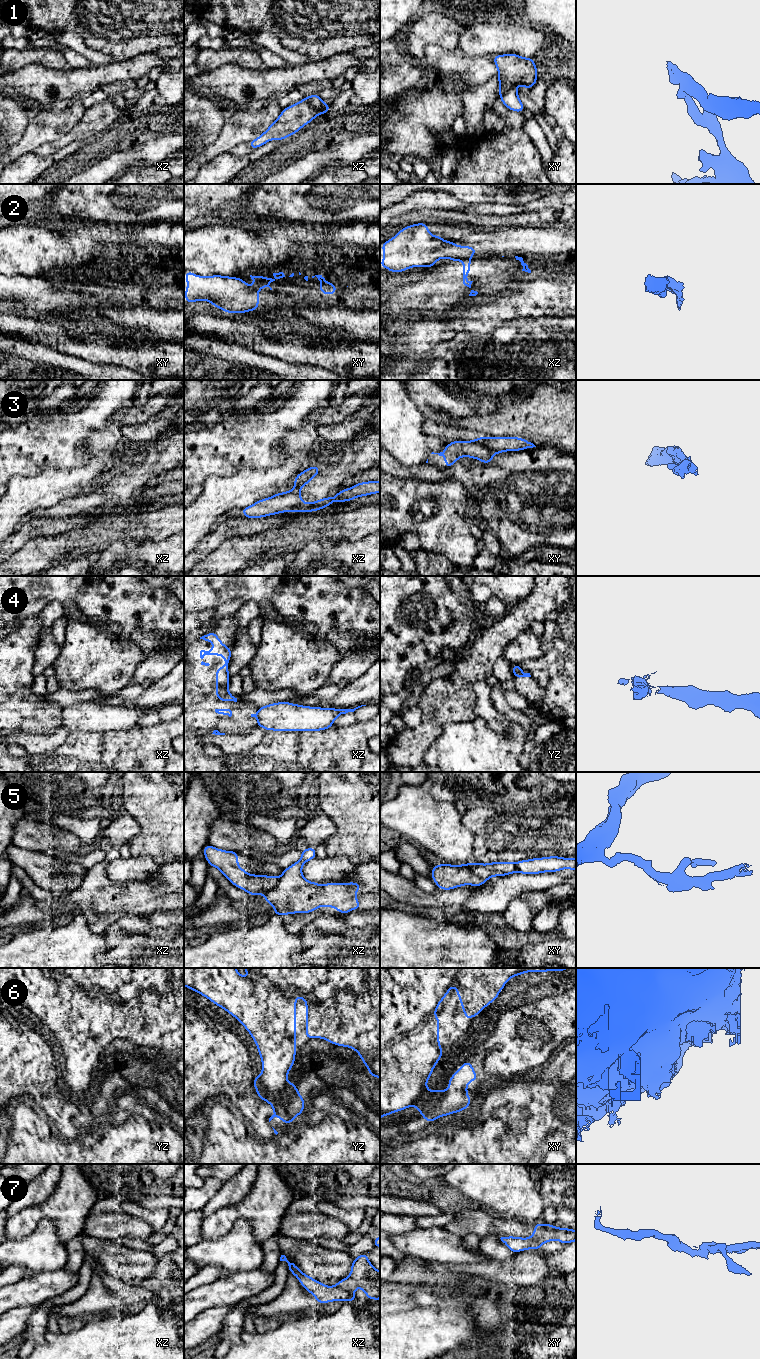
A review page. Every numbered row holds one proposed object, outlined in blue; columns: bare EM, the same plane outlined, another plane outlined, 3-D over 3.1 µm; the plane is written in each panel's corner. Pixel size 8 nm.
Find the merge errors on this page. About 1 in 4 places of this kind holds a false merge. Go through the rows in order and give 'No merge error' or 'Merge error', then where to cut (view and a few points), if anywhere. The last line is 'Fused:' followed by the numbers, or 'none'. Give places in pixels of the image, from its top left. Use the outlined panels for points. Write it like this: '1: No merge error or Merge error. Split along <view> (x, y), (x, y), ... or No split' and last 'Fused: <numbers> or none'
1: Merge error. Split along xz (307, 97), (313, 107), (323, 112)
2: Merge error. Split along xz (468, 257), (461, 259)
3: Merge error. Split along xy (474, 441), (481, 442), (491, 449), (502, 451)
4: Merge error. Split along yz (521, 672), (516, 675)
5: Merge error. Split along xy (470, 863), (470, 869), (484, 881)
6: No merge error. No split
7: Merge error. Split along xz (334, 1285), (349, 1295)
Fused: 1, 2, 3, 4, 5, 7

